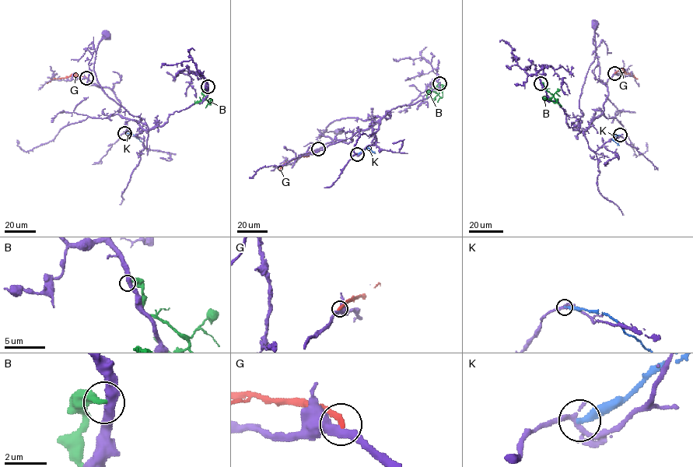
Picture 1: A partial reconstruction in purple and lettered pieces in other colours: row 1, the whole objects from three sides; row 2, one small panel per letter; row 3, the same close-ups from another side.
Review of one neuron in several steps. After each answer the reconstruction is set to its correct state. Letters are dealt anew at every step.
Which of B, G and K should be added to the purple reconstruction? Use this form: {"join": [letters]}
{"join": []}

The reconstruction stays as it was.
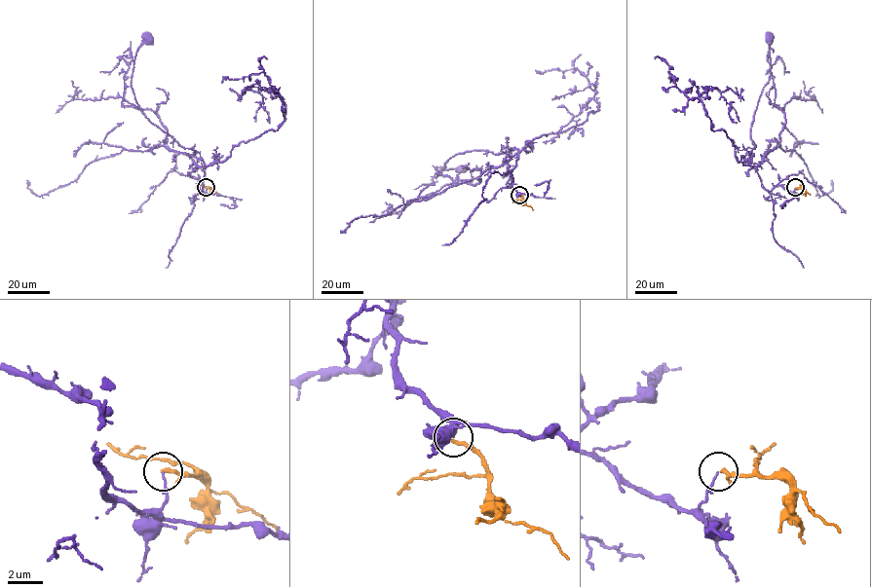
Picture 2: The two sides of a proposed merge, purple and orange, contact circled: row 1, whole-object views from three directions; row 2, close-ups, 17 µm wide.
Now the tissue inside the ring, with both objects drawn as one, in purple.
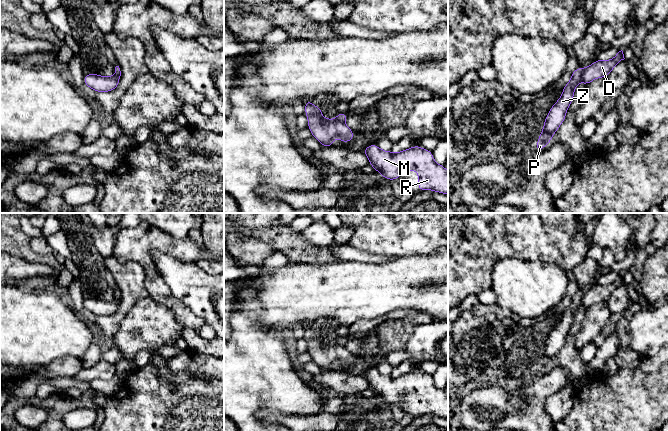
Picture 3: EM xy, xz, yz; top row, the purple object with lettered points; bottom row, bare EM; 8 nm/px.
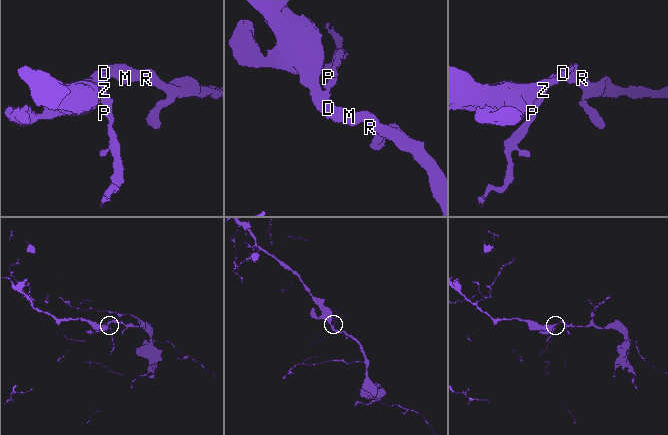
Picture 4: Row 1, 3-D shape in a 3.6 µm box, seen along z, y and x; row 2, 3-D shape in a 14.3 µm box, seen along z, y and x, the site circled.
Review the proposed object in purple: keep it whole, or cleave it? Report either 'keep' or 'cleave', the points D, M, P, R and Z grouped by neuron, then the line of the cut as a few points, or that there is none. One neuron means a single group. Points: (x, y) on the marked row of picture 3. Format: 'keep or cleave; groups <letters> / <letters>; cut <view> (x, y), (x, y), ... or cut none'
cleave; groups D M R / P Z; cut yz (583, 69), (580, 77)

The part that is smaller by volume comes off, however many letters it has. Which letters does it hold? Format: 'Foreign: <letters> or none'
Foreign: P, Z

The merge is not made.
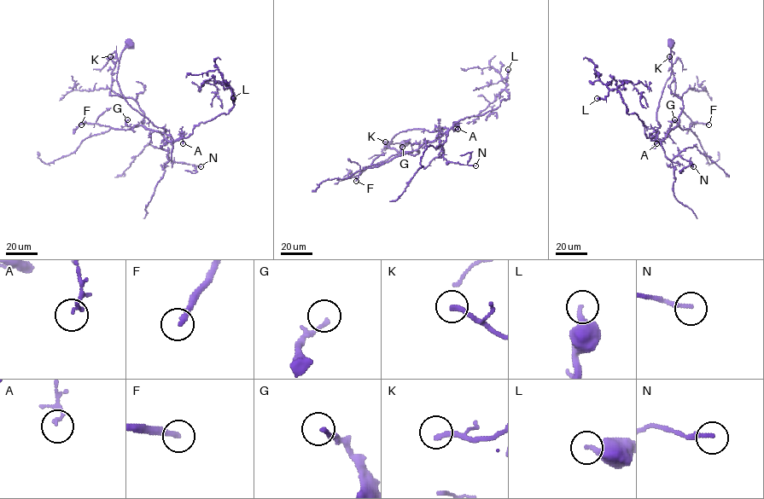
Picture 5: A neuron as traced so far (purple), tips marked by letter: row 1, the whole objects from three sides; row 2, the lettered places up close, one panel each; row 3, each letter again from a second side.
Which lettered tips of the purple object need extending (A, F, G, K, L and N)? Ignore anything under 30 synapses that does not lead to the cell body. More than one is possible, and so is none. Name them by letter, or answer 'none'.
F

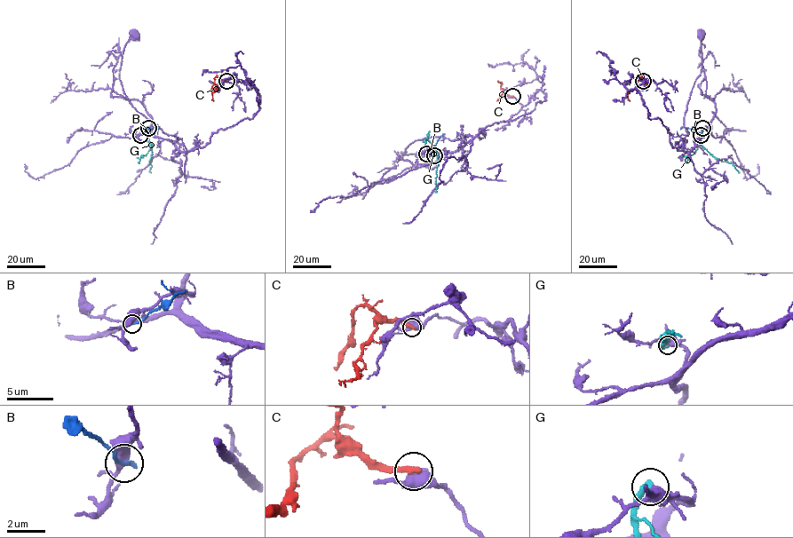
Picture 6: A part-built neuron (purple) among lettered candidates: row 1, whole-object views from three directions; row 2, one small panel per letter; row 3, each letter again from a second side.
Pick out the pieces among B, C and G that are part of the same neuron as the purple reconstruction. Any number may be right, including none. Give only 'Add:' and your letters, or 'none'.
Add: none

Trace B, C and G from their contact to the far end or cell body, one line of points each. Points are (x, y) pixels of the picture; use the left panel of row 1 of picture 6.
B: (140, 135), (158, 127)
C: (226, 81), (218, 80), (211, 92), (213, 100)
G: (148, 128), (146, 133), (152, 145), (151, 172)

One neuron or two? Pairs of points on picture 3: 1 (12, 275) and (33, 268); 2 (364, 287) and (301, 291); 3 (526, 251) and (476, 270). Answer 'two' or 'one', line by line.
1: one
2: one
3: one

